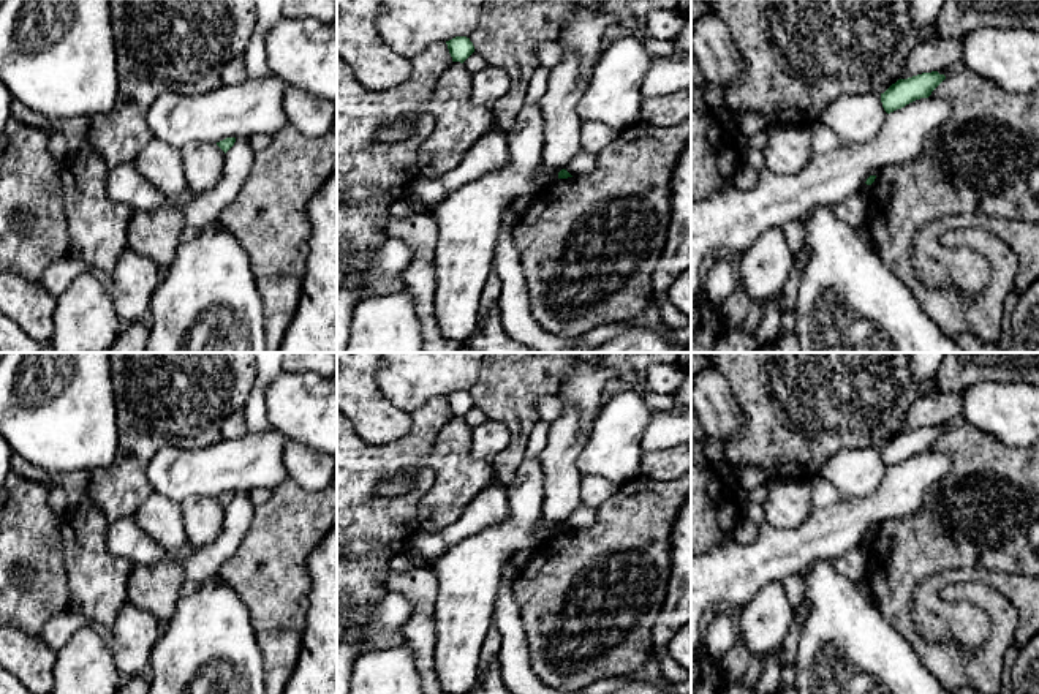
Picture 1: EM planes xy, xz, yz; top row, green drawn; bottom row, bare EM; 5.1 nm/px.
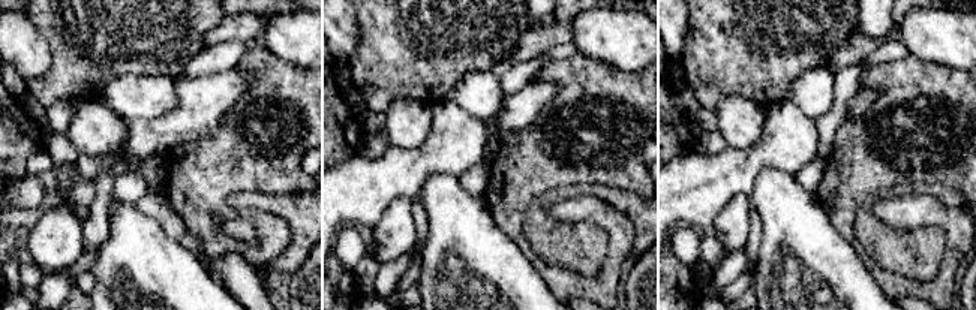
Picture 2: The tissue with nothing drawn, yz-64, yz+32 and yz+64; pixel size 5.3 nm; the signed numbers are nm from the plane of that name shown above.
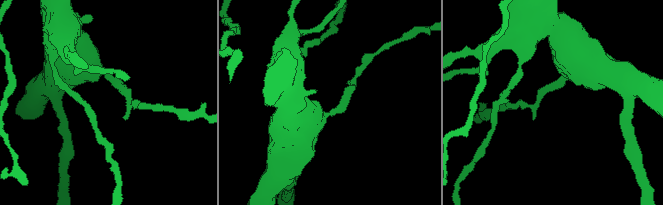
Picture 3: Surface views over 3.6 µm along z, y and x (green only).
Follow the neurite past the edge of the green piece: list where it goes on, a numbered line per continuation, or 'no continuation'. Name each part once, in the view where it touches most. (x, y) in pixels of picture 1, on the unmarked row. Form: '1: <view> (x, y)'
no continuation

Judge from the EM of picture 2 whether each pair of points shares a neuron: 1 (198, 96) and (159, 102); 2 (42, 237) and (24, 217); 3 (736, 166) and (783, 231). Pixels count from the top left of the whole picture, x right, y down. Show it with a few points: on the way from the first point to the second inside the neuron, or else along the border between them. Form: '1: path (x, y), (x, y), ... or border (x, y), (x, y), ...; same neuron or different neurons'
1: border (177, 83), (177, 104), (164, 114), (147, 119); different neurons
2: border (63, 207), (48, 208), (30, 231); different neurons
3: border (783, 171), (763, 168), (748, 195); different neurons

